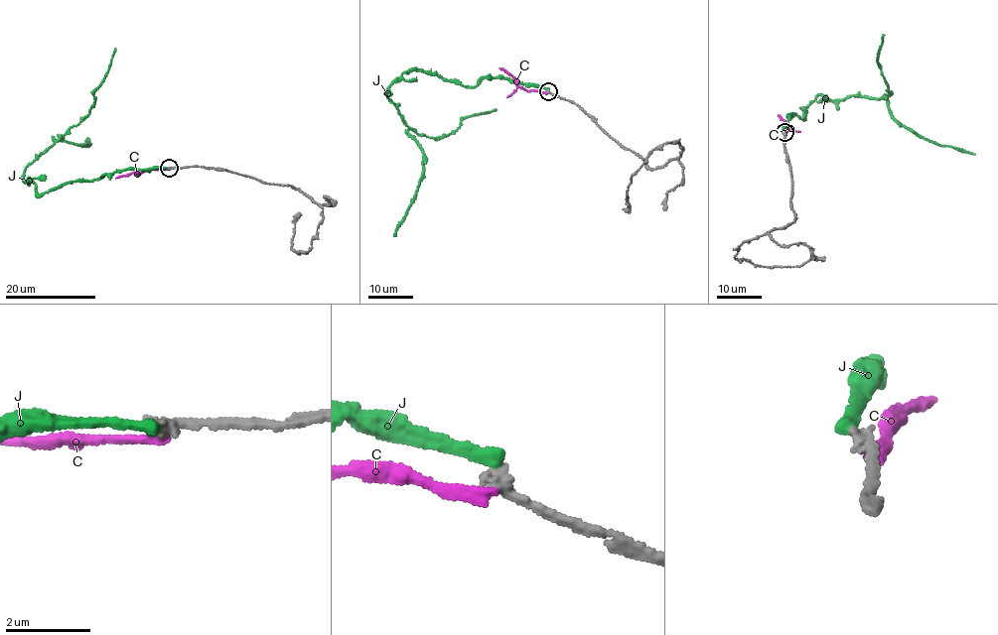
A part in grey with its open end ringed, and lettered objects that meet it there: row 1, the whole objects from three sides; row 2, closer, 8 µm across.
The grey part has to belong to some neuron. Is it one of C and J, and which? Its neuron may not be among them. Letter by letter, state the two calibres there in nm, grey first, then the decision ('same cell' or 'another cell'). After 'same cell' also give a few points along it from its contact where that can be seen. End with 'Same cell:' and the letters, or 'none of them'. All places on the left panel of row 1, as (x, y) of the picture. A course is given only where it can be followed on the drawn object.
C: calibres 280 and 240 nm; another cell
J: calibres 280 and 320 nm; another cell
Same cell: none of them

